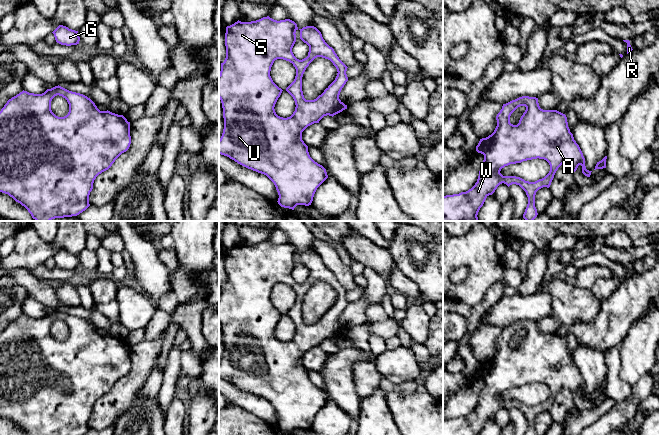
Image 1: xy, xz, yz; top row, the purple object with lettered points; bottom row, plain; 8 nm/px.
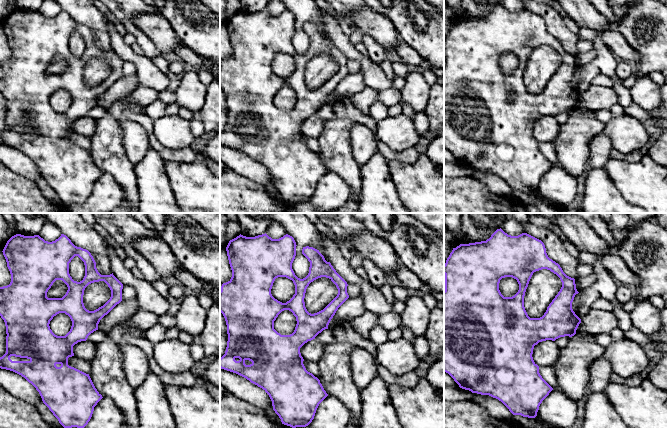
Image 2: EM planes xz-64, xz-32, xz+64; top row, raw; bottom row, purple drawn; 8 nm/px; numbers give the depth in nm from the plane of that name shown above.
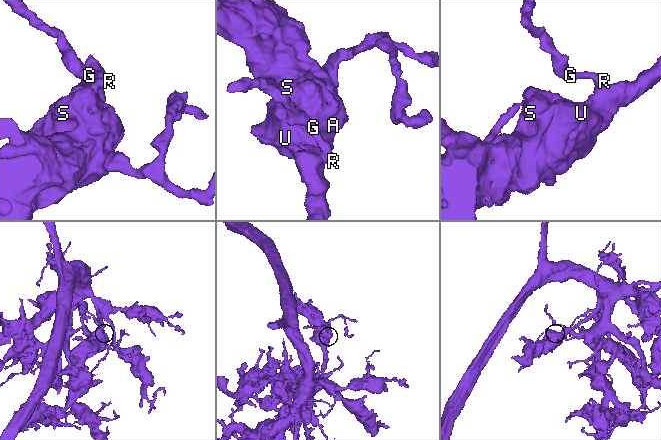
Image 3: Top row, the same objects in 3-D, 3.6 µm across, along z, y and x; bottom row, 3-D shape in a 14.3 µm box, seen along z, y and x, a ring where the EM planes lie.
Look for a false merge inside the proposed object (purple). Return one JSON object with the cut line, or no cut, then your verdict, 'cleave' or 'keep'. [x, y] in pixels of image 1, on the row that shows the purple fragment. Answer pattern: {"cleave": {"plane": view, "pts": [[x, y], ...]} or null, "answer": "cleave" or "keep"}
{"cleave": null, "answer": "keep"}

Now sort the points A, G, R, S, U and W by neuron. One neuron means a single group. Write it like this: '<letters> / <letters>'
A G R S U W

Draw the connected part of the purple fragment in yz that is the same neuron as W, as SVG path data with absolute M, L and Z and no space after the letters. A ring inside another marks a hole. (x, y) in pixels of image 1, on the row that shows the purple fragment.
M522 96L503 104L496 120L497 126L494 132L480 139L476 146L476 151L484 155L484 160L475 185L466 192L443 195L443 221L478 221L478 212L486 198L492 195L502 183L508 187L512 184L519 185L526 192L528 204L523 218L526 221L533 221L538 215L535 207L536 192L543 187L550 187L556 171L562 164L569 166L573 172L581 165L582 173L590 177L592 171L586 169L585 158L570 132L565 114L557 110L543 110L539 106L538 98ZM520 106L525 106L526 110L519 123L513 125L510 123L510 116ZM537 158L546 160L550 165L550 171L544 178L535 182L525 181L516 176L503 176L500 173L505 166Z

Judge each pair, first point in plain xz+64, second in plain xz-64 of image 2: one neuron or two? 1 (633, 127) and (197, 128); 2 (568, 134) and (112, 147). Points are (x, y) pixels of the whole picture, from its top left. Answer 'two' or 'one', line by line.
1: two
2: one

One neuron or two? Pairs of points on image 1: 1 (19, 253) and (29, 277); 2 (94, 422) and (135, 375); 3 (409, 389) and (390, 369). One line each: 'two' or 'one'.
1: two
2: one
3: two

